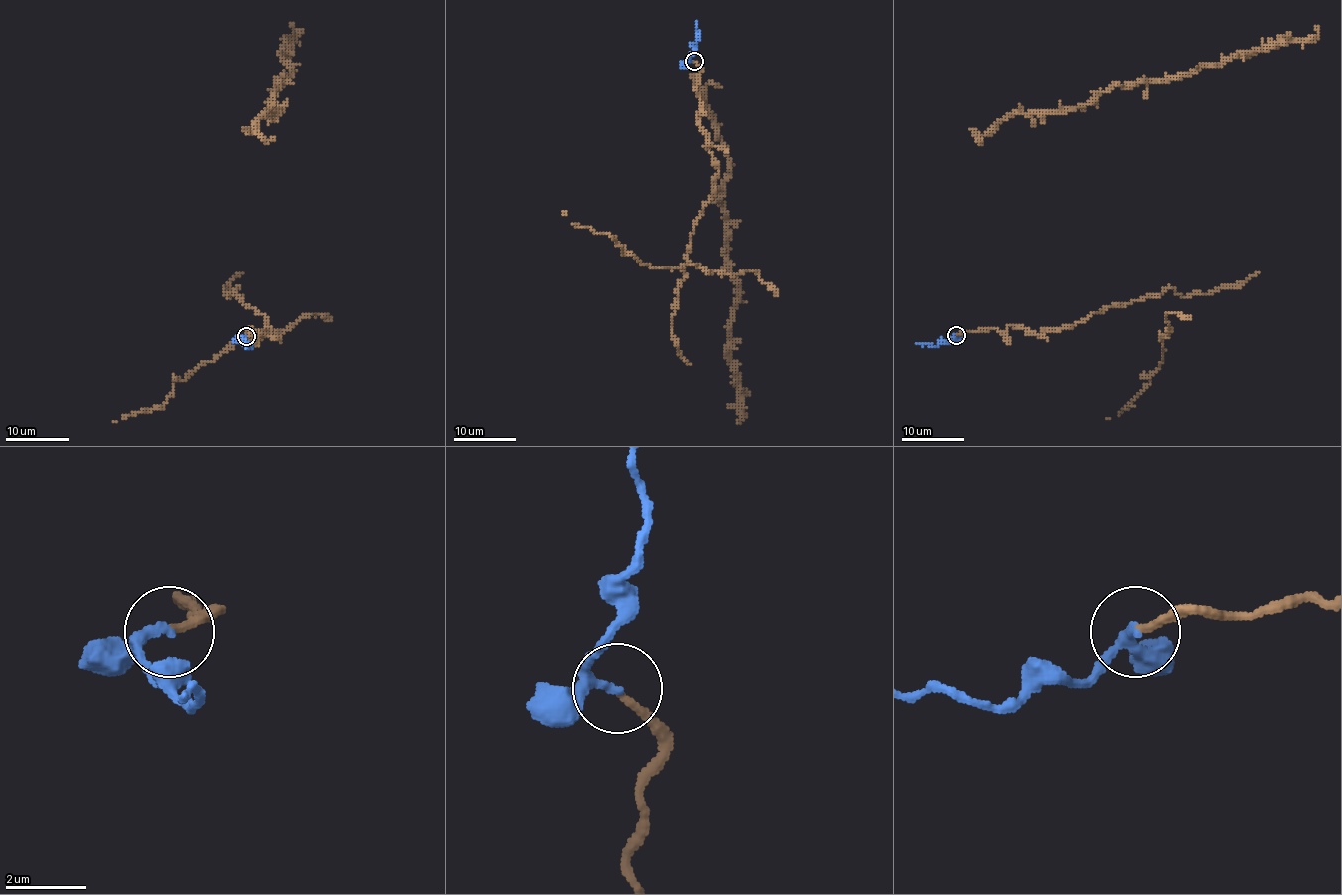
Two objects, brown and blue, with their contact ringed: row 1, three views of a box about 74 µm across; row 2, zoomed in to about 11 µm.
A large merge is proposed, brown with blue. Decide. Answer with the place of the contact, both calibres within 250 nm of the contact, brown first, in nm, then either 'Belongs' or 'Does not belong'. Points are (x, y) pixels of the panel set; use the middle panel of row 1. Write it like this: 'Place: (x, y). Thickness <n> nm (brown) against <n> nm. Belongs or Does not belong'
Place: (694, 61). Thickness 180 nm (brown) against 190 nm. Belongs

